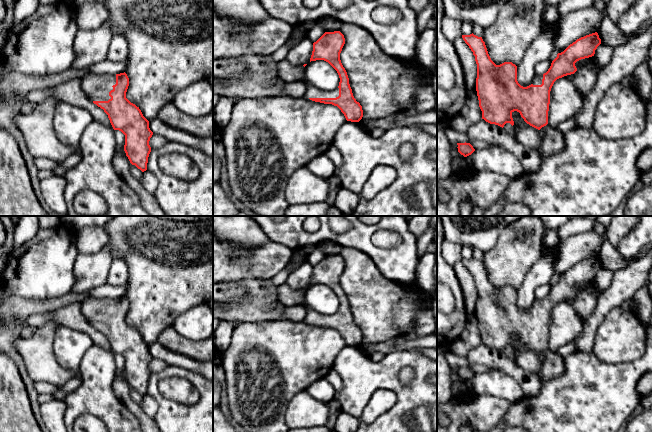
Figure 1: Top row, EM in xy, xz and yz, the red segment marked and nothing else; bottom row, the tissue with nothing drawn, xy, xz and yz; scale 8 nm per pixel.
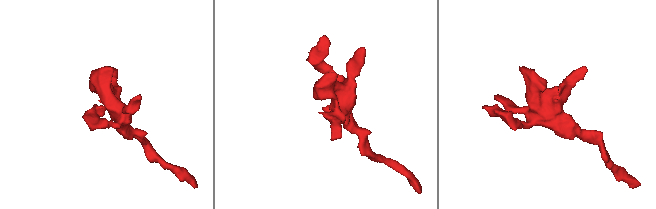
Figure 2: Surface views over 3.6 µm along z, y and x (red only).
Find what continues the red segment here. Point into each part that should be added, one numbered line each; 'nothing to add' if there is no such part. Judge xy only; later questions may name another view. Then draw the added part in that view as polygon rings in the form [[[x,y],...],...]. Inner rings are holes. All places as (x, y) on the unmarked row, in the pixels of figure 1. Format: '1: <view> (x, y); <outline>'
1: xy (96, 311); [[[88,297],[84,301],[83,315],[91,325],[108,325],[111,323],[109,316],[116,308],[116,298],[94,298]]]

